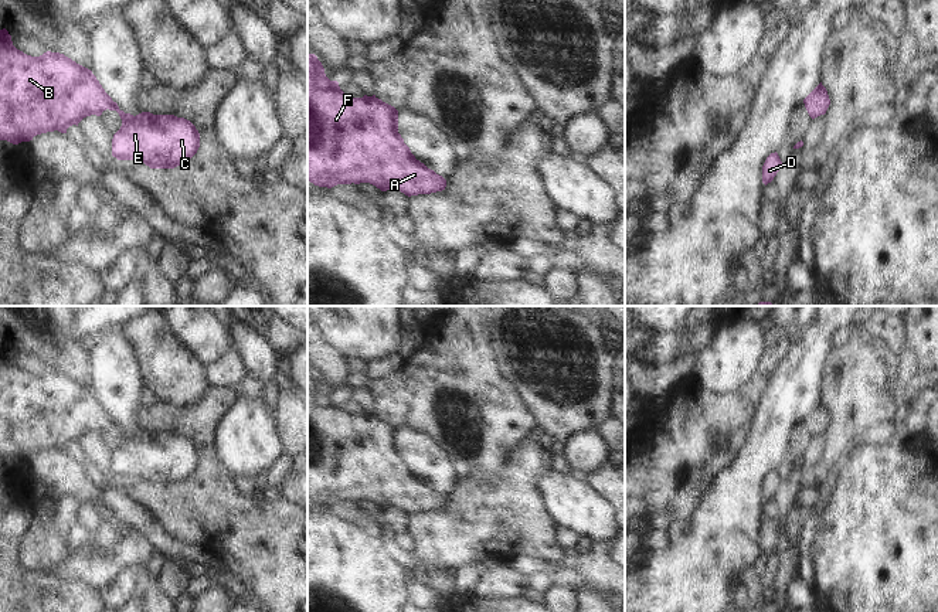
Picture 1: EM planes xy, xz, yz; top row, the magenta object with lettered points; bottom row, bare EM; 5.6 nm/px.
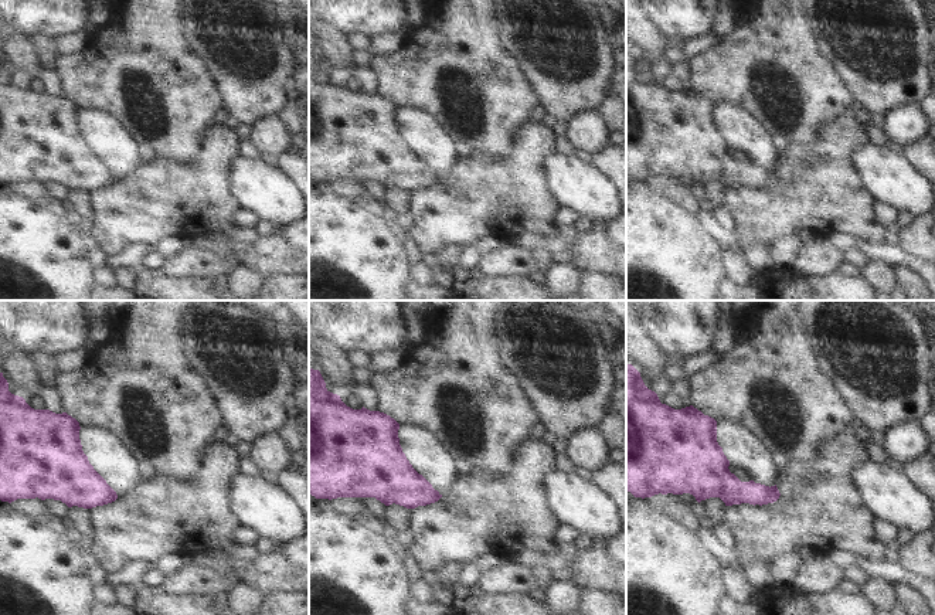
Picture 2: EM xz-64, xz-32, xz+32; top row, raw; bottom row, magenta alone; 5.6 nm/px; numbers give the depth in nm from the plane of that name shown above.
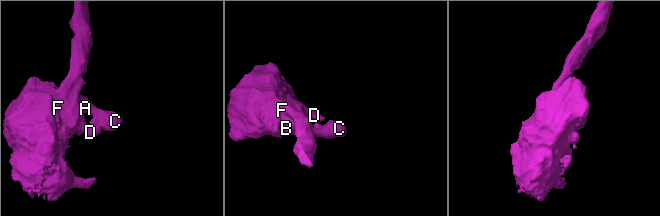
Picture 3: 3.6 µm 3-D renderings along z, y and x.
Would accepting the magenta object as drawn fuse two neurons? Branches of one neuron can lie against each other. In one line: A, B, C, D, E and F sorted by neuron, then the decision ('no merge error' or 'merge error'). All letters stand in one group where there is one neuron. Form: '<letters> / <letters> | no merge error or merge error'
A B C D E F | no merge error

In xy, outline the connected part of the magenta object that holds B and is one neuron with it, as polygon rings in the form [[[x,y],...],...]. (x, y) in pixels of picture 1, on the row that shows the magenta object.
[[[6,28],[0,30],[0,140],[18,144],[47,132],[67,133],[69,126],[78,126],[91,115],[101,116],[106,109],[116,110],[122,119],[112,139],[112,156],[118,160],[137,160],[150,169],[174,169],[186,164],[200,147],[200,133],[190,120],[150,112],[125,113],[91,69],[60,52],[27,55],[13,45]]]

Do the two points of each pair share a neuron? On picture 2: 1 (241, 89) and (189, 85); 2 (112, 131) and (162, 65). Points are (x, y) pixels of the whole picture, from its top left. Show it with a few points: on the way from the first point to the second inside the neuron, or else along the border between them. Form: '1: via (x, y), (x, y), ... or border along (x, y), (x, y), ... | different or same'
1: border along (203, 58), (217, 81), (225, 108) | different
2: border along (88, 108), (109, 111), (140, 145) | different

